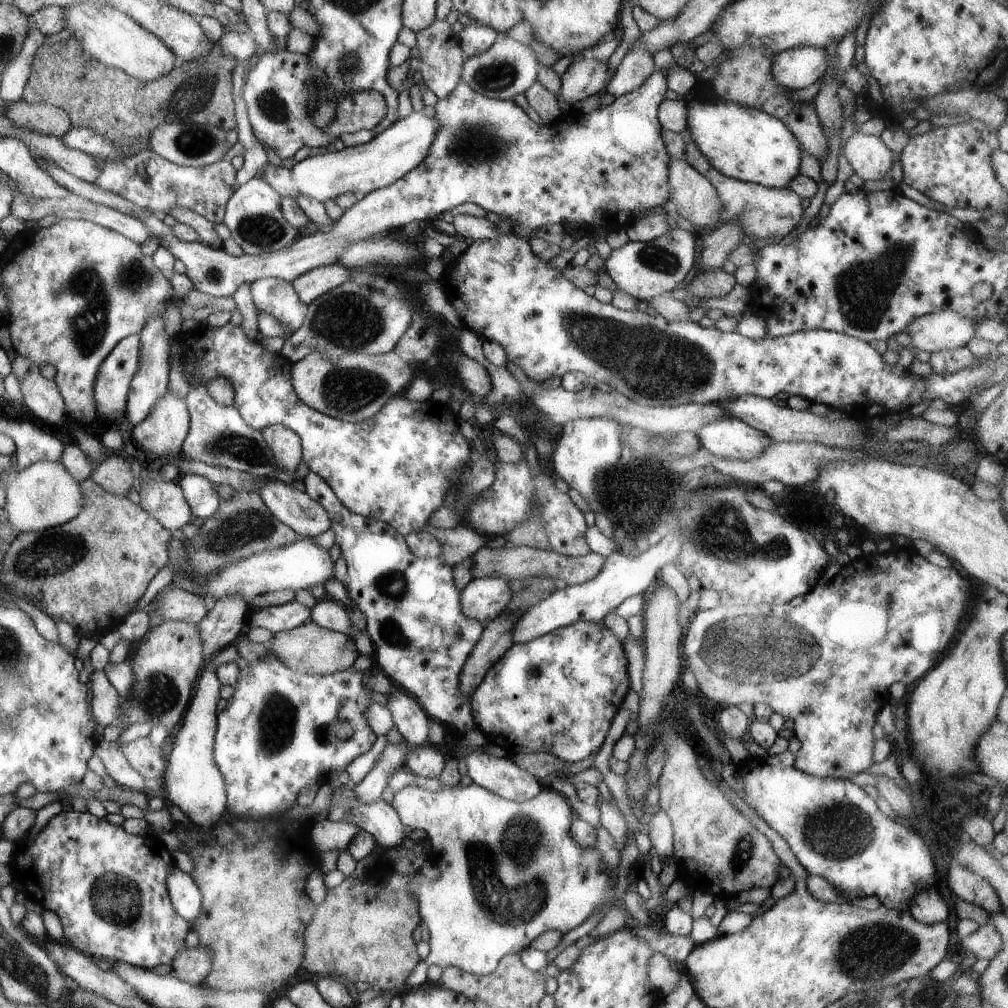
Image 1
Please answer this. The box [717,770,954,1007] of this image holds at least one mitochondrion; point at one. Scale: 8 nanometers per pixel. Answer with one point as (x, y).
(867, 953)

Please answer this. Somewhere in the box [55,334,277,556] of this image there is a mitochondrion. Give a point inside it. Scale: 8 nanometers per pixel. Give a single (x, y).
(246, 451)

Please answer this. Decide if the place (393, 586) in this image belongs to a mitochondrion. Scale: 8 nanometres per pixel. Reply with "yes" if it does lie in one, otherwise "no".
yes

